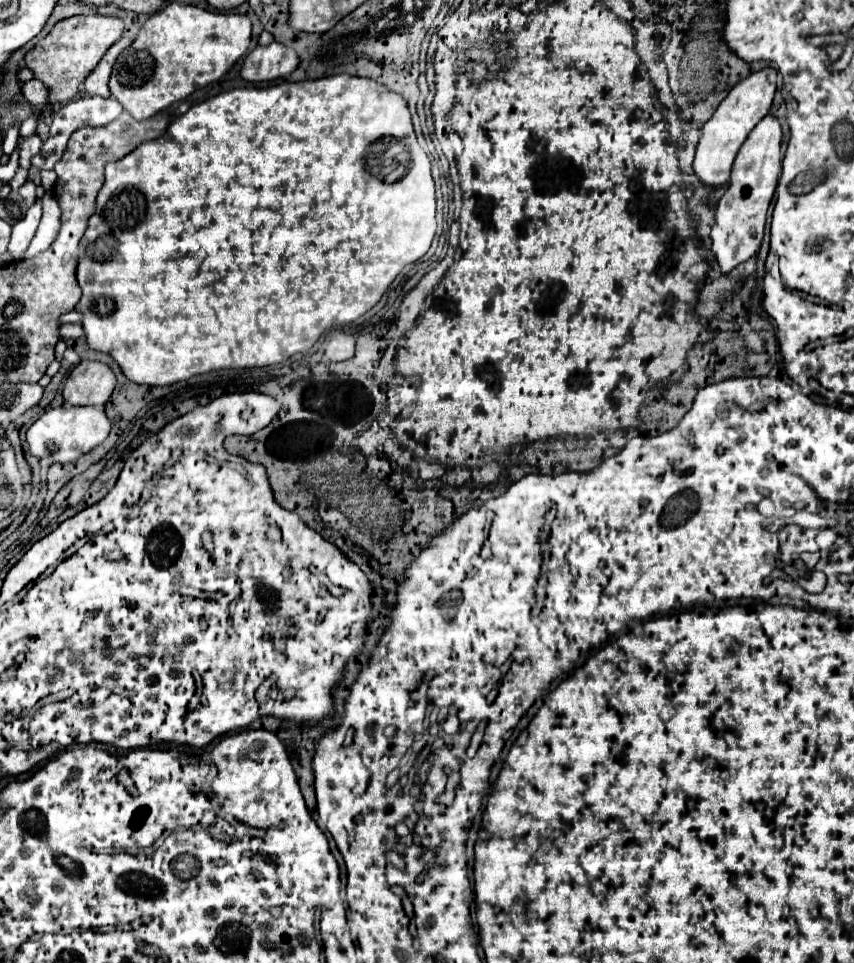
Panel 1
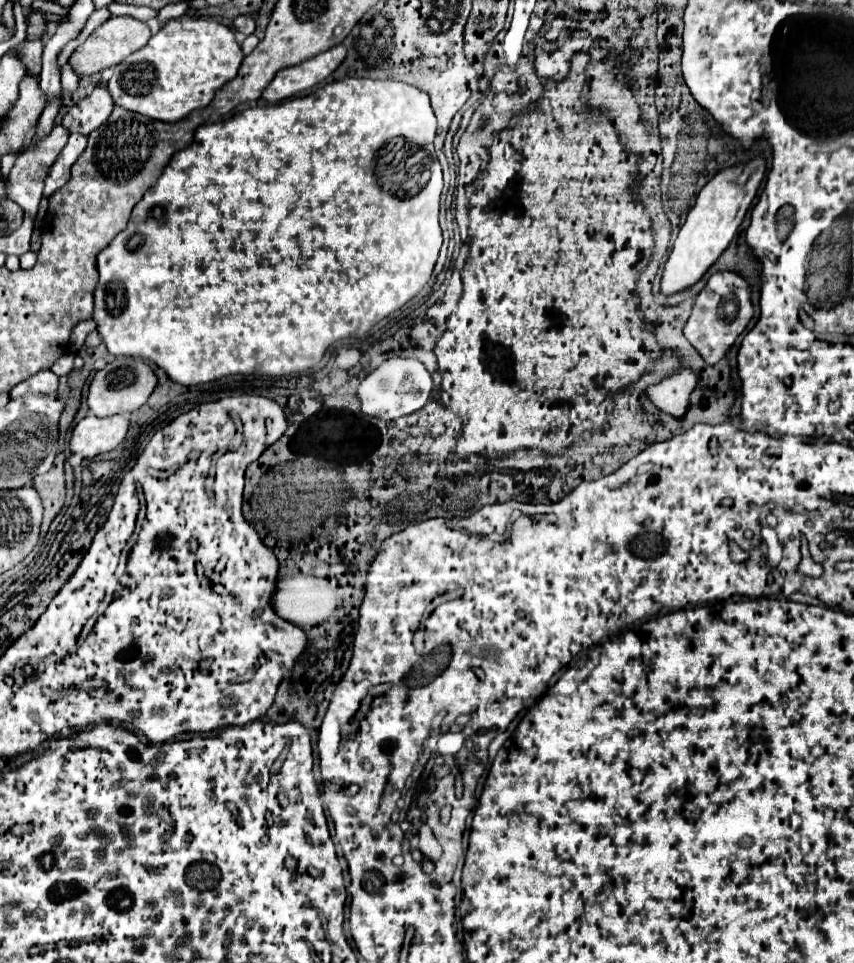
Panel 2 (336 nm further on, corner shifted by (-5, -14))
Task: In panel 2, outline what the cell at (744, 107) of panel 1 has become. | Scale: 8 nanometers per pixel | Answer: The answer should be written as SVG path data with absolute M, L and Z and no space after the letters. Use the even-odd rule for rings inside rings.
M759 154L751 158L745 164L735 164L729 168L719 170L697 194L697 200L693 208L689 210L685 224L679 230L679 236L673 244L671 256L665 264L663 280L661 280L661 292L673 294L679 292L691 284L695 284L705 270L719 258L719 254L729 246L733 240L739 224L743 222L759 184L765 176L765 156Z

